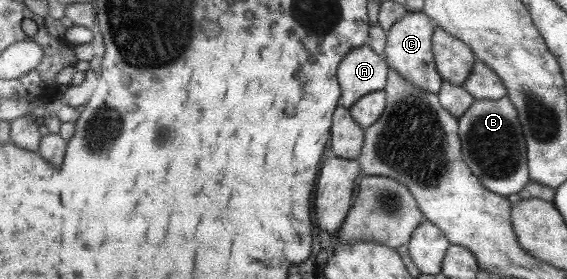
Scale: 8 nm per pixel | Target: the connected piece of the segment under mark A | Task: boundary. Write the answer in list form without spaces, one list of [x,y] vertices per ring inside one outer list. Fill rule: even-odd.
[[[361,45],[347,53],[339,67],[343,97],[340,107],[351,109],[368,93],[380,92],[387,87],[389,69],[385,58],[370,45]]]

